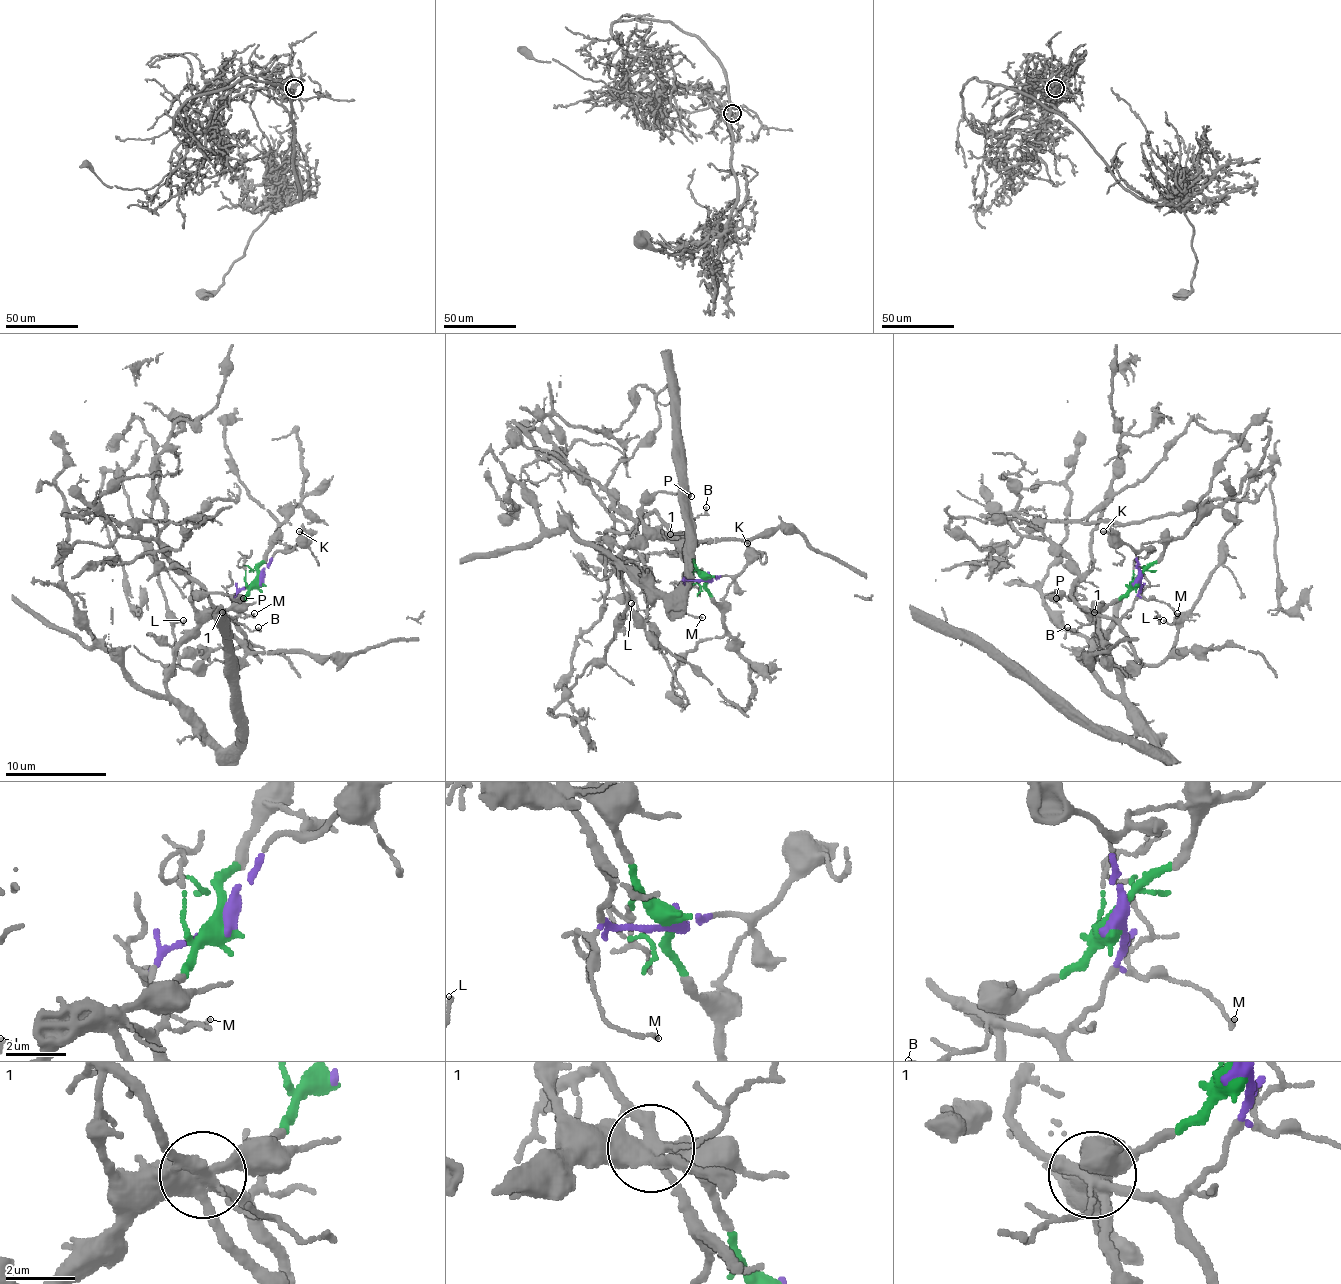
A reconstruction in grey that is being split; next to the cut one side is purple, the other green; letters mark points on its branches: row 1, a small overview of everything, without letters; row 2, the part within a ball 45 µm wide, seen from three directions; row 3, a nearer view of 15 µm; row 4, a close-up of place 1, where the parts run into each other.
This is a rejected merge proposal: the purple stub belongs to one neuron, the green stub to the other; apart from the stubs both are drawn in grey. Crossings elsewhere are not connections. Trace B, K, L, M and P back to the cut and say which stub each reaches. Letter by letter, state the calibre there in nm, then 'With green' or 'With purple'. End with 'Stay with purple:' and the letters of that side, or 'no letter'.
B: Thickness 180 nm. With purple
K: Thickness 150 nm. With purple
L: Thickness 120 nm. With green
M: Thickness 120 nm. With purple
P: Thickness 500 nm. With green
Stay with purple: B, K, M

